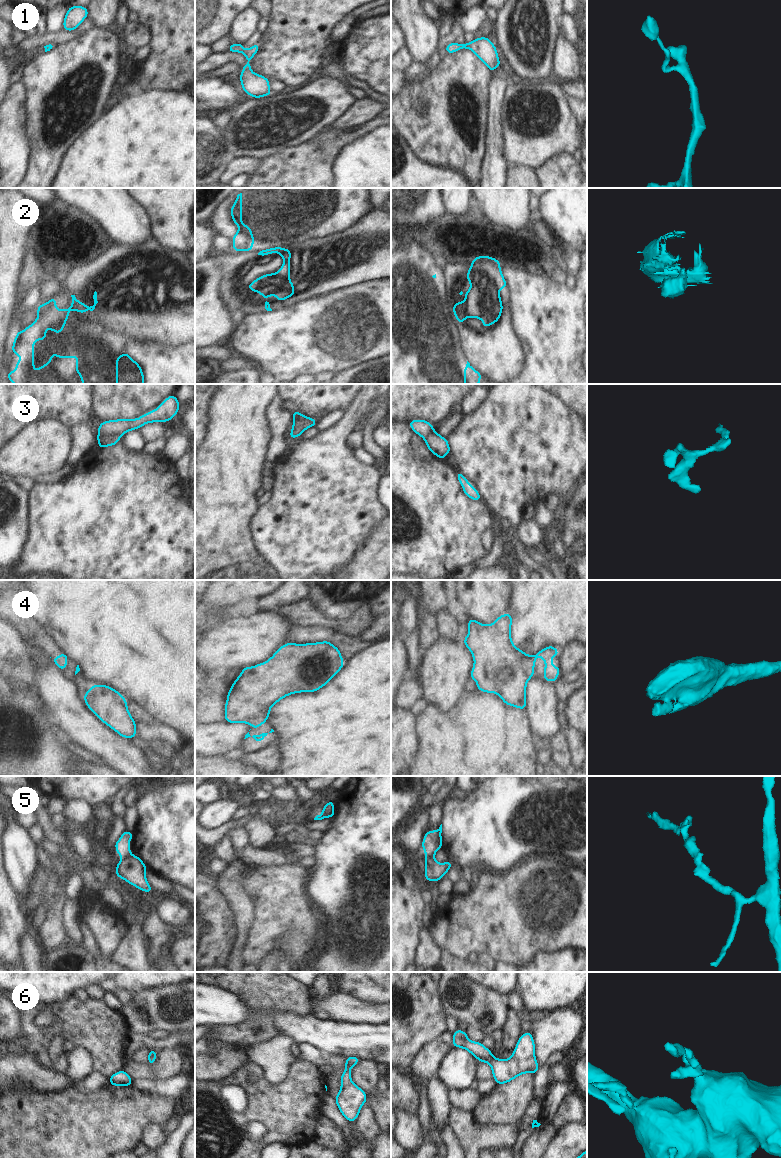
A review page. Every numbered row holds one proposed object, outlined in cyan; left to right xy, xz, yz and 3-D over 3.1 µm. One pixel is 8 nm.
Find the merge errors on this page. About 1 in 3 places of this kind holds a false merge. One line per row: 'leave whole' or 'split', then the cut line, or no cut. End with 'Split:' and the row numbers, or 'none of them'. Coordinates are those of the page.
1: leave whole; no cut
2: split; cut in xz along (284, 249), (280, 253)
3: split; cut in xz along (293, 419), (312, 419), (314, 423)
4: leave whole; no cut
5: split; cut in yz along (426, 852), (433, 858)
6: leave whole; no cut
Split: 2, 3, 5

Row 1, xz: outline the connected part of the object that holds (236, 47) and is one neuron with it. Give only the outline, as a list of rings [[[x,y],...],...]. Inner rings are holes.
[[[235,43],[231,44],[227,52],[239,52],[243,53],[247,59],[247,63],[243,66],[243,71],[240,73],[240,82],[243,87],[243,91],[246,94],[251,95],[253,98],[260,98],[272,94],[269,88],[270,80],[266,77],[255,74],[251,71],[251,65],[249,61],[259,50],[259,43],[254,44],[248,50],[244,50],[243,44]]]

